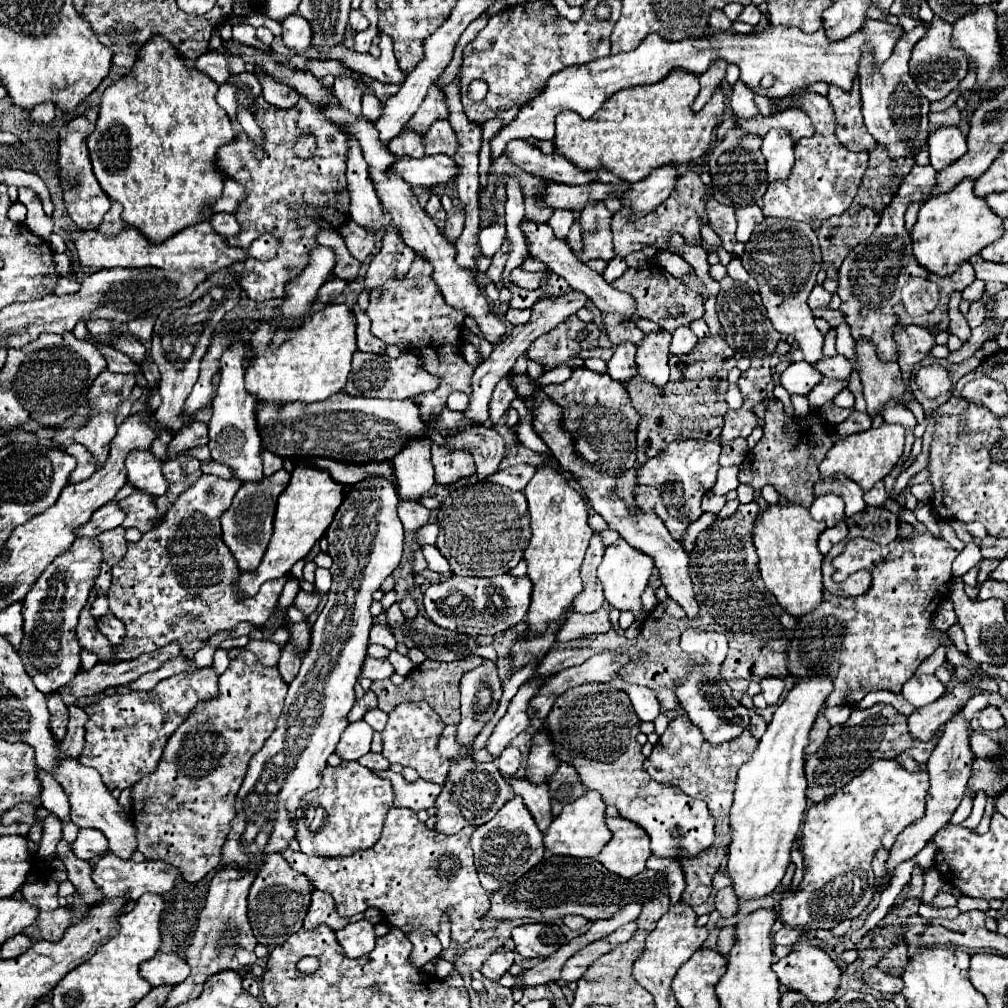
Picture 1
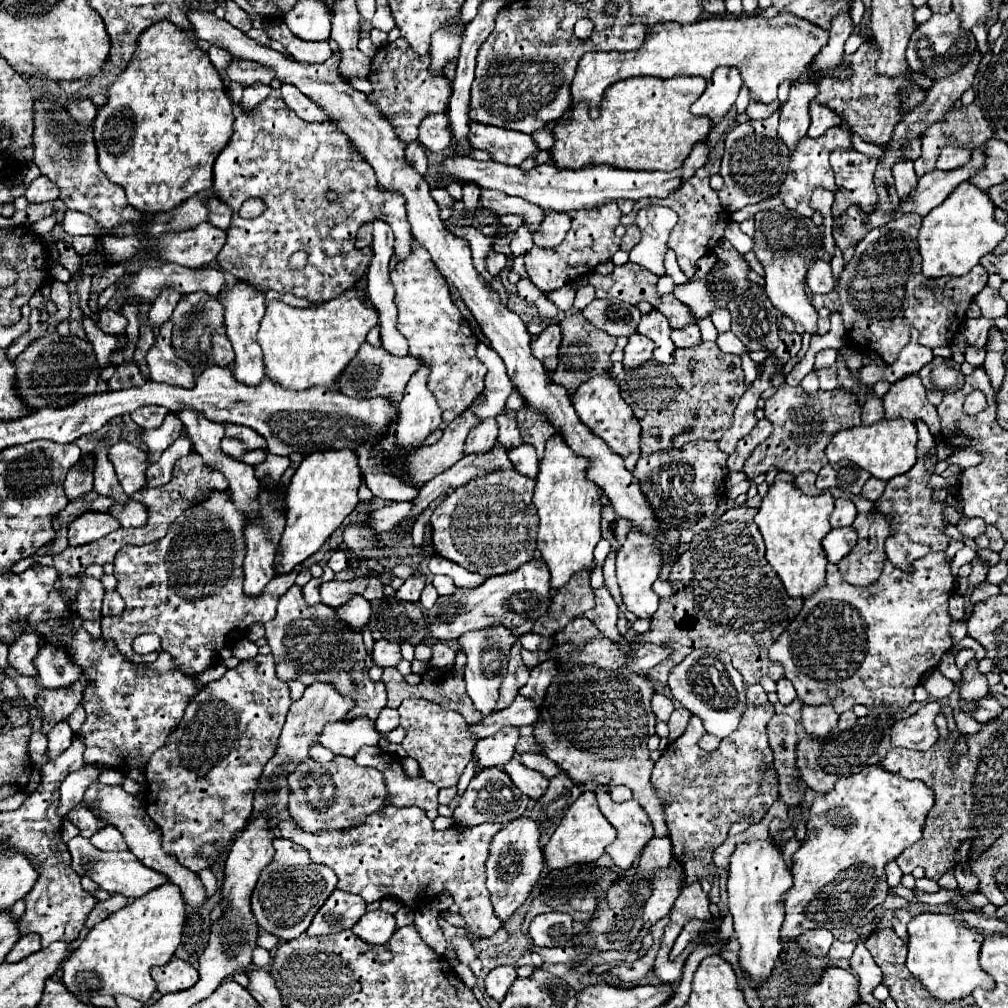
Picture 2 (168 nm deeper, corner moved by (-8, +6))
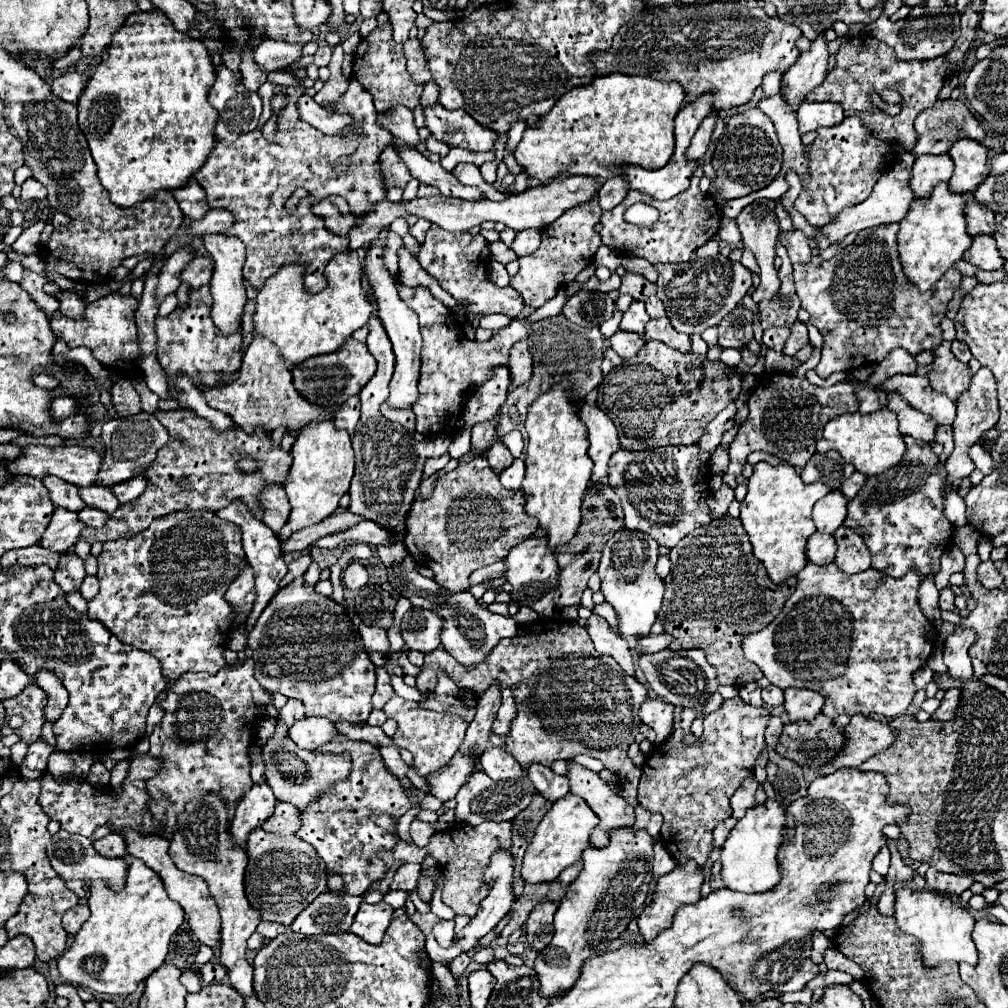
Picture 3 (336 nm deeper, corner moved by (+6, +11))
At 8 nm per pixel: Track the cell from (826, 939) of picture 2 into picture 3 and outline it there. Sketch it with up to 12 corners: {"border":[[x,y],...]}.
{"border":[[823,932],[813,934],[815,964],[823,962],[825,950],[831,940]]}

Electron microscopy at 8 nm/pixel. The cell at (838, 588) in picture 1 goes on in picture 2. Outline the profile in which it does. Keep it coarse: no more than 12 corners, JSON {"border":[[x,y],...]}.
{"border":[[859,513],[857,545],[837,563],[847,583],[867,587],[881,575],[887,517]]}

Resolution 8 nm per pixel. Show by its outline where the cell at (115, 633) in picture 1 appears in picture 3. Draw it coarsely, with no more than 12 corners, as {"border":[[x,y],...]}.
{"border":[[87,574],[79,592],[85,600],[99,592],[97,578]]}

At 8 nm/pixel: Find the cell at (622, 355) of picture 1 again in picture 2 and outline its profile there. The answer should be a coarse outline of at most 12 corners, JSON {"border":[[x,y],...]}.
{"border":[[635,333],[625,347],[623,369],[651,359],[651,339]]}

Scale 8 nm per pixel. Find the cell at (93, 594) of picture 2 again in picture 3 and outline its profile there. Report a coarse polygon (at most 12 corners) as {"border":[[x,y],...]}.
{"border":[[73,550],[57,564],[55,582],[63,592],[79,590],[83,560]]}

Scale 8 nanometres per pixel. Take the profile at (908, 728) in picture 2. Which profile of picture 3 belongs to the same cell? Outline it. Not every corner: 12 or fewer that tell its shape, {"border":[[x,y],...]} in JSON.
{"border":[[855,714],[831,768],[857,768],[895,740],[887,722]]}

